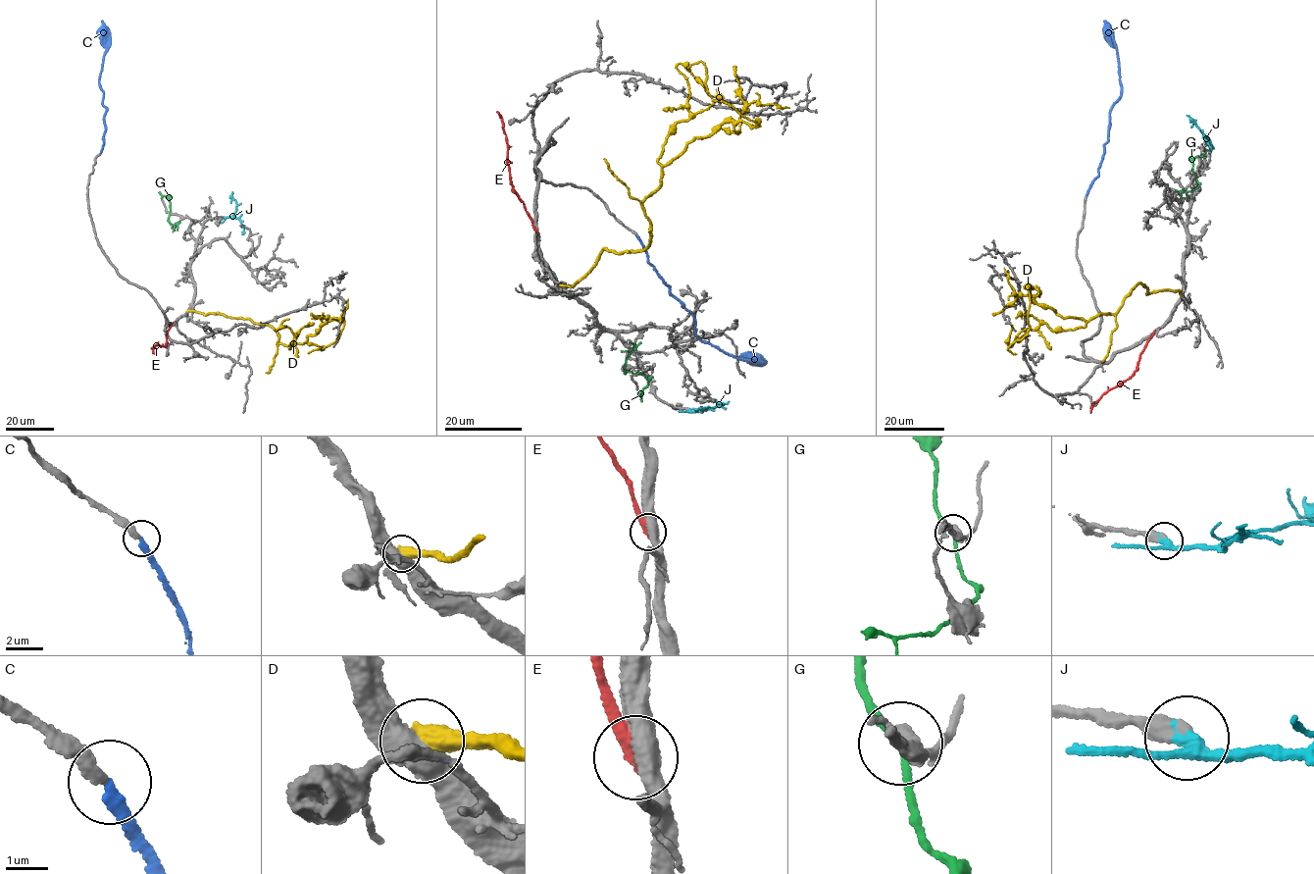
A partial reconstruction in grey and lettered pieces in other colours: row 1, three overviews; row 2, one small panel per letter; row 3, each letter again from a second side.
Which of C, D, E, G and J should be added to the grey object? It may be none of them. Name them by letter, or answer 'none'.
C, J

